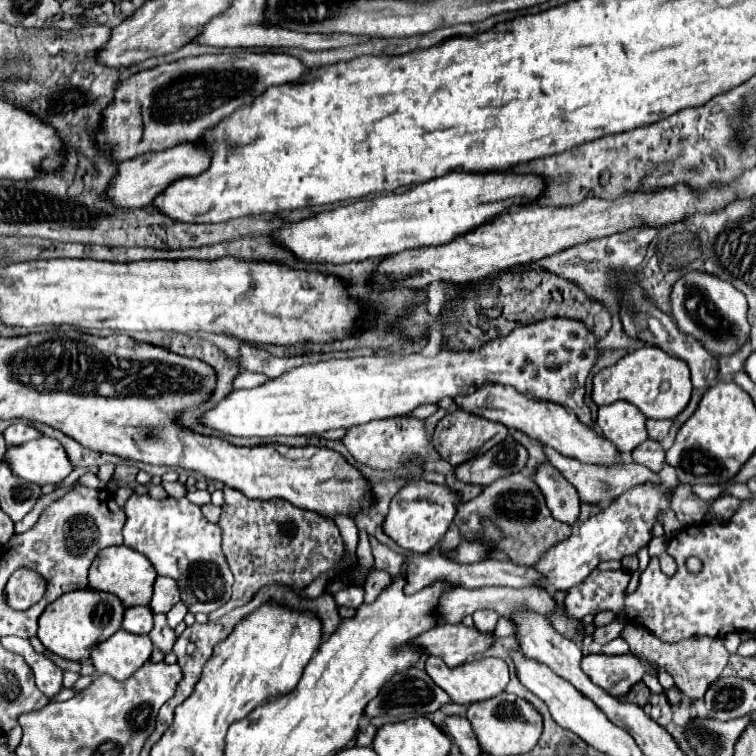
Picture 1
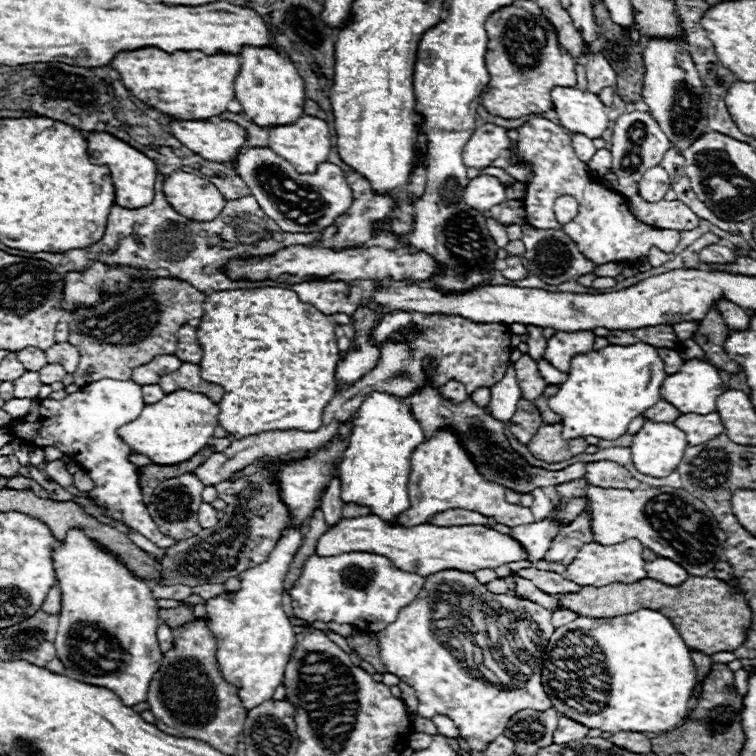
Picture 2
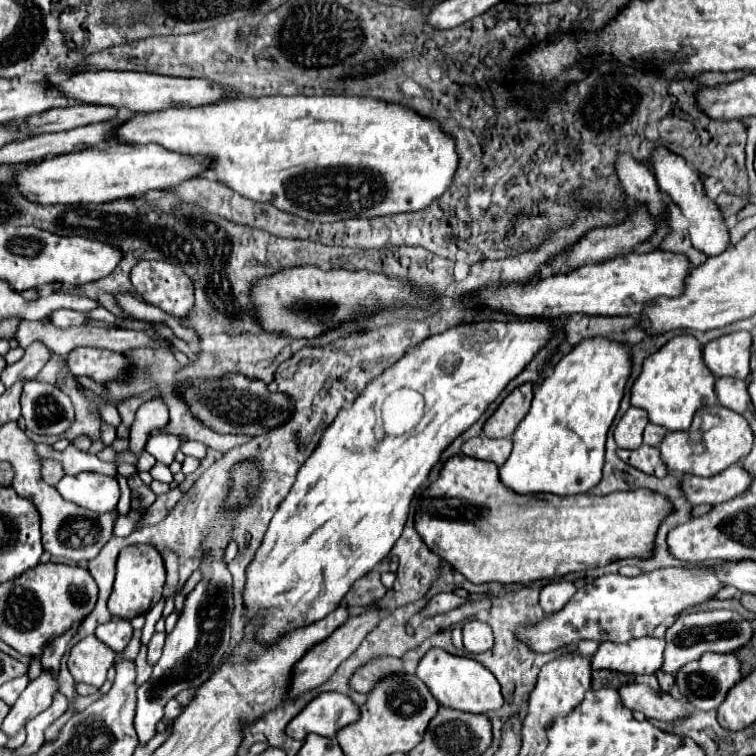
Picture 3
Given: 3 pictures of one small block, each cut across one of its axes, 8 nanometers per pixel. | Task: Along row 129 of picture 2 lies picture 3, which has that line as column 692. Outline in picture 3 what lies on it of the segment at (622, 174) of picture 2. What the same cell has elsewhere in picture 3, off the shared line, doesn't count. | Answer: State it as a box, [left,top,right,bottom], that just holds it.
[662,610,754,672]

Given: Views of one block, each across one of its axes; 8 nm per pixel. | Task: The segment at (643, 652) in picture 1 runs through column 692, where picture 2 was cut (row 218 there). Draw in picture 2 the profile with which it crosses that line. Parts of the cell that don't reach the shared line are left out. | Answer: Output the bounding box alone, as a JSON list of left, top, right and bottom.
[628,194,700,230]

